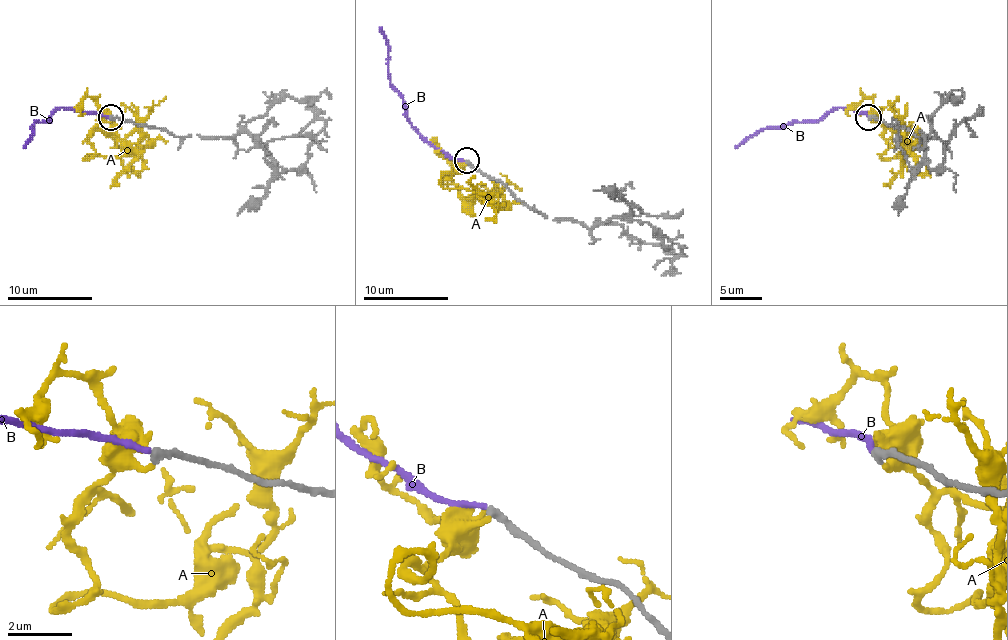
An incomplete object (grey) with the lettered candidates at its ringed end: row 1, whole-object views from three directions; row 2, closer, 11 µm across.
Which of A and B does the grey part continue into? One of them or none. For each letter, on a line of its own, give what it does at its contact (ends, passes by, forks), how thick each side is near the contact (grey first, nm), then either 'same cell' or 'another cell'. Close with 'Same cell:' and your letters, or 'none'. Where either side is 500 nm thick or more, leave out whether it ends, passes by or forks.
A: it ends; calibres 260 and 200 nm; another cell
B: it ends; calibres 260 and 160 nm; same cell
Same cell: B

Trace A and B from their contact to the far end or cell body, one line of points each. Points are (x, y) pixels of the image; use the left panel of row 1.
A: (110, 120), (95, 126), (102, 130), (112, 130), (123, 141), (136, 143), (142, 122), (165, 96)
B: (110, 118), (59, 107), (49, 120), (32, 126), (32, 135), (23, 147)

